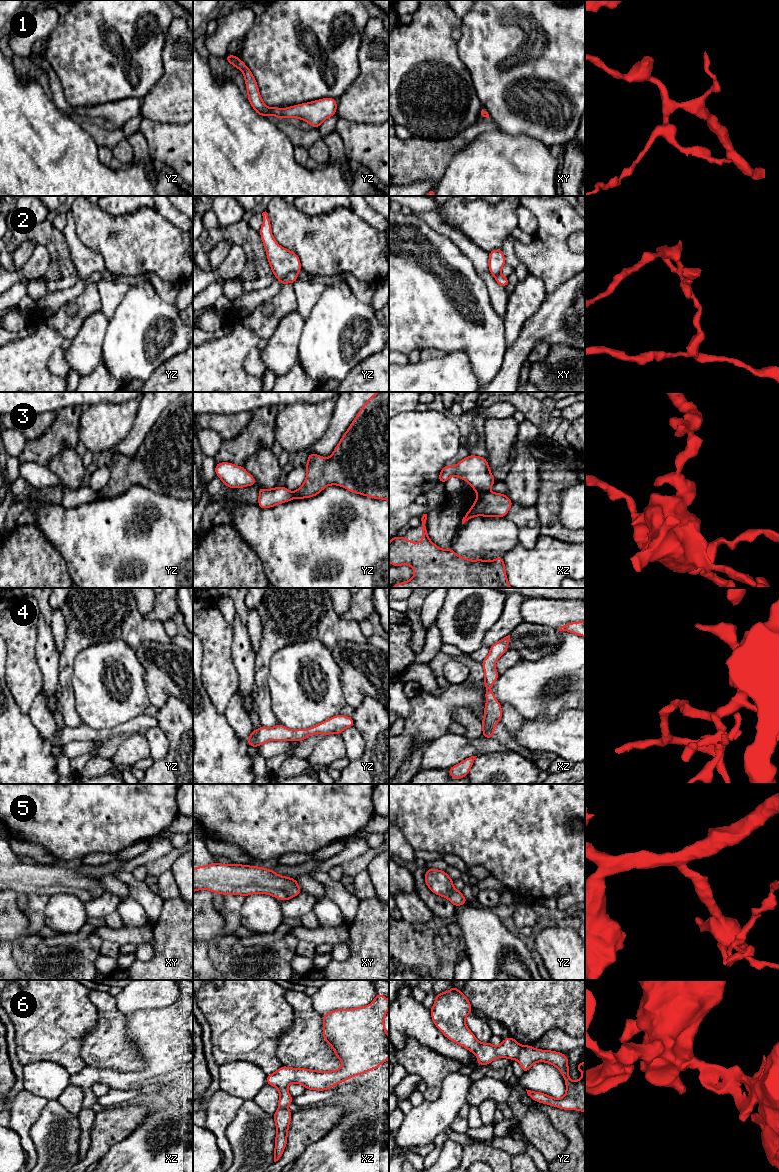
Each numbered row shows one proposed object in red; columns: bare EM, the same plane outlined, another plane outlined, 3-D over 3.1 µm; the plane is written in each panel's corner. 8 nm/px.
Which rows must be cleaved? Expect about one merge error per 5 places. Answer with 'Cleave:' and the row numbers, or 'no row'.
Cleave: 2, 3, 6

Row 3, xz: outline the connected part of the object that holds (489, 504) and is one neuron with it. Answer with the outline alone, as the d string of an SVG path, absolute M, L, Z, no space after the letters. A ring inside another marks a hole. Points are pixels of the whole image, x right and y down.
M478 493L471 509L463 517L462 524L475 516L505 517L512 504L511 499L505 494Z

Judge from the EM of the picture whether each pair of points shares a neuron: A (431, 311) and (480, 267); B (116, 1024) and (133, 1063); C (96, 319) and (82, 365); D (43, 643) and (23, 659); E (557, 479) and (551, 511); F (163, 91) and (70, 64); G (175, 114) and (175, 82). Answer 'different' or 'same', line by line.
A: different
B: same
C: same
D: different
E: same
F: different
G: same

